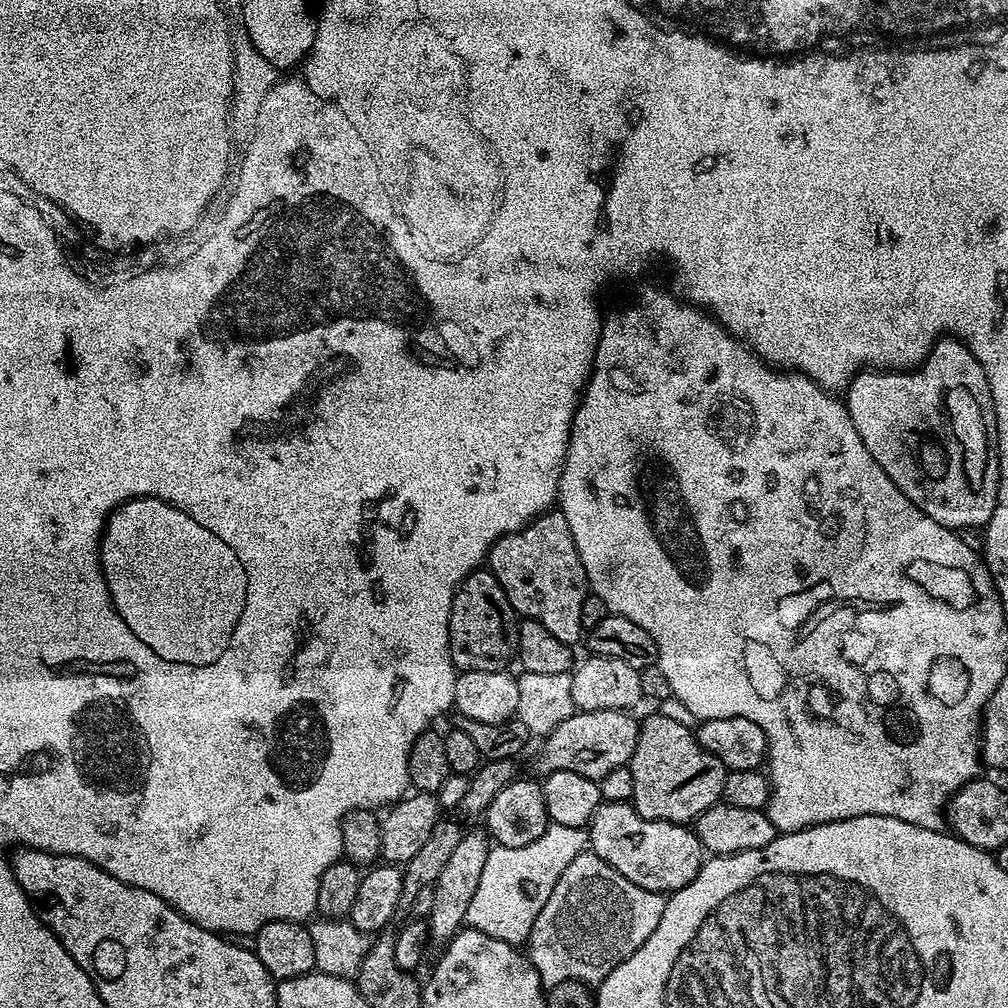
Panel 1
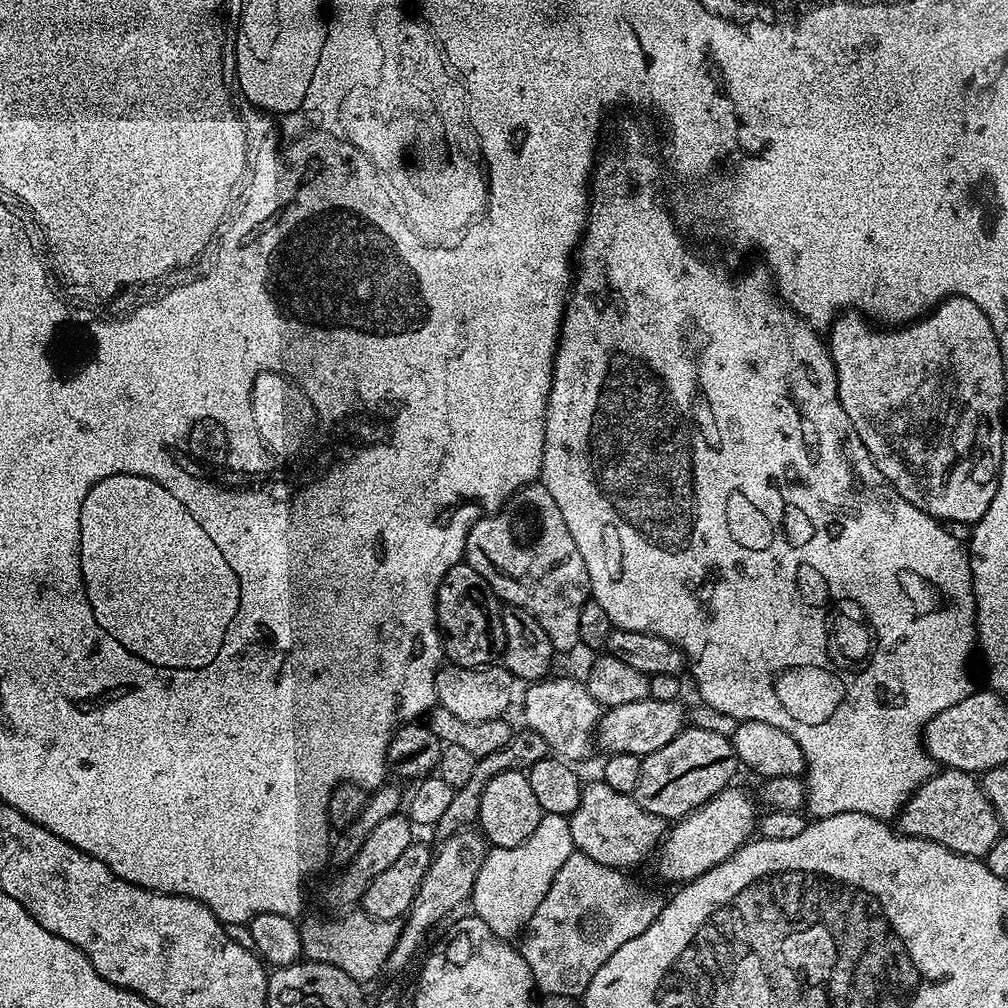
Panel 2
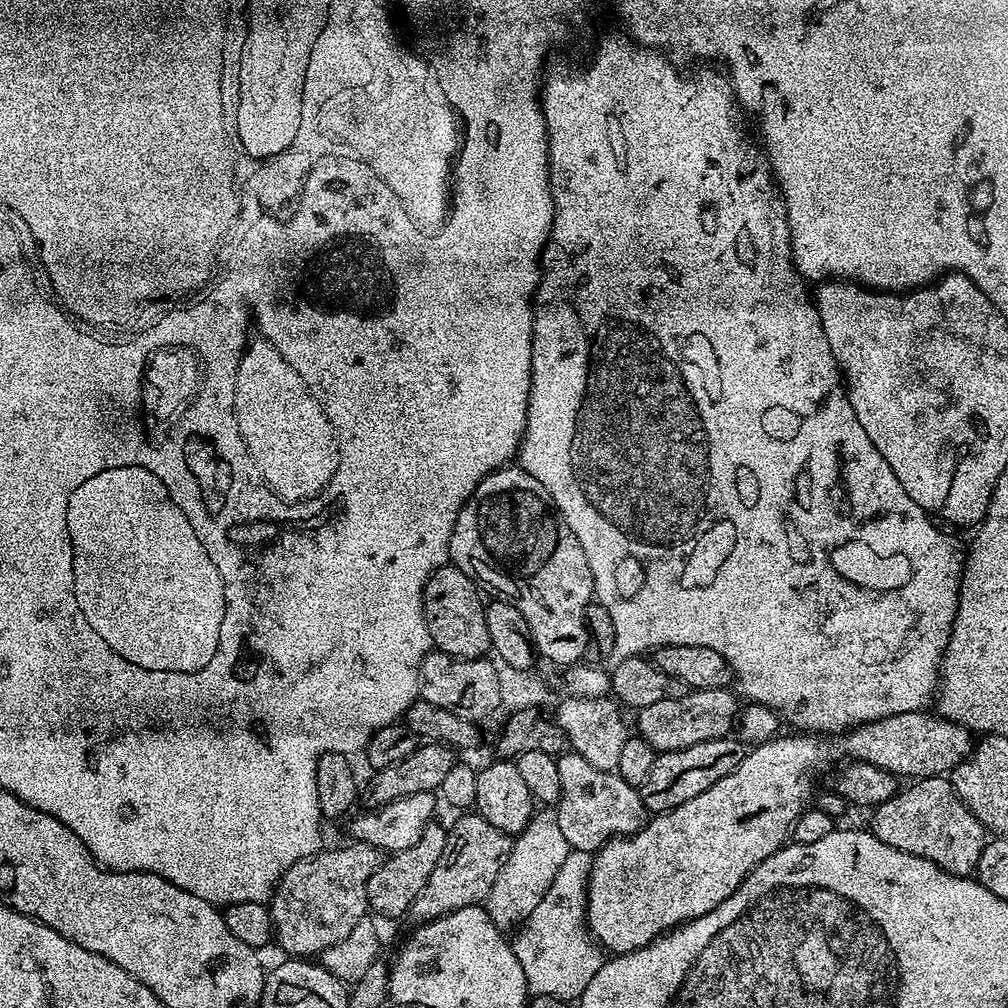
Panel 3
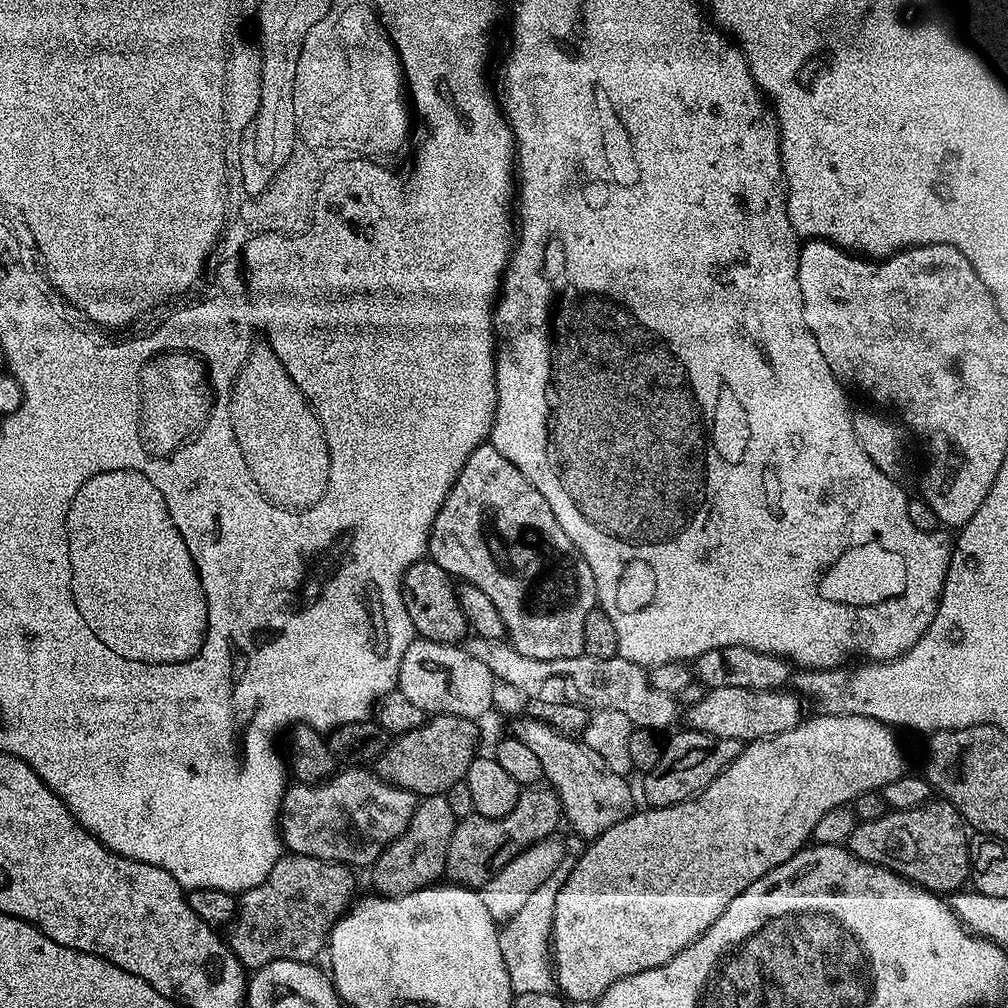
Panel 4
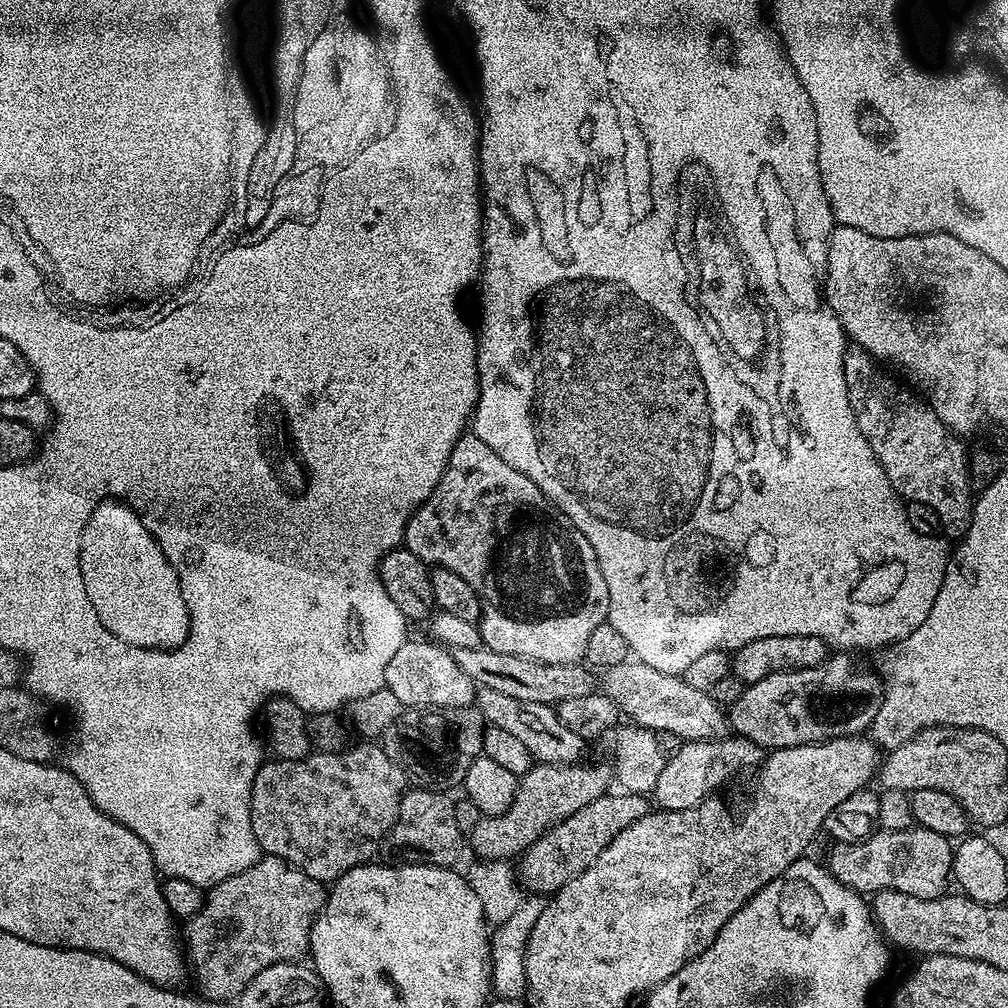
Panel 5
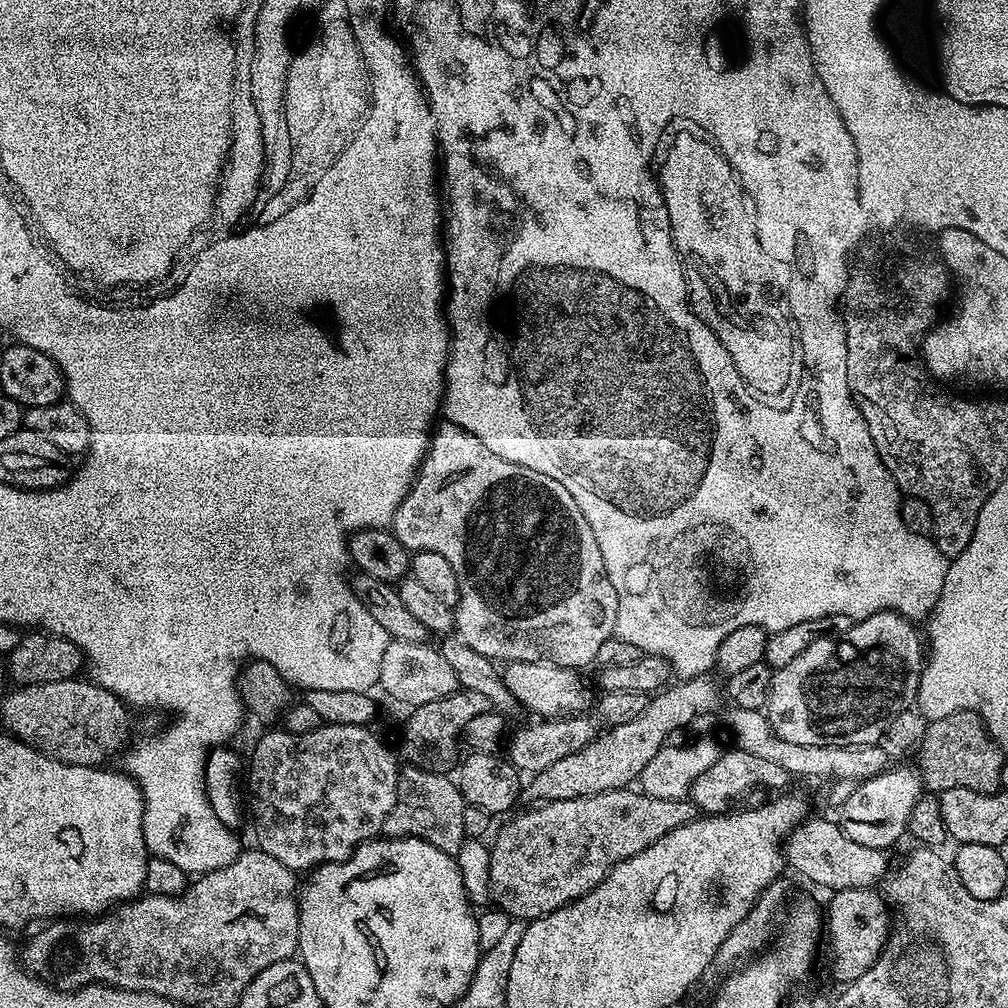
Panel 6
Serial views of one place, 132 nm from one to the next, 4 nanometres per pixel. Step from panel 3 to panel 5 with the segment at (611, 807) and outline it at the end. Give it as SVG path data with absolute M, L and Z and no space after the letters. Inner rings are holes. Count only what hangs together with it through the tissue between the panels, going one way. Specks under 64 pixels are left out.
M480 688L477 691L474 704L491 727L515 734L525 744L526 750L530 750L533 761L541 764L571 764L583 757L580 755L586 748L586 741L578 734L574 734L574 730L570 730L566 722L562 722L553 705L522 702L522 698L509 698L499 690L489 688Z

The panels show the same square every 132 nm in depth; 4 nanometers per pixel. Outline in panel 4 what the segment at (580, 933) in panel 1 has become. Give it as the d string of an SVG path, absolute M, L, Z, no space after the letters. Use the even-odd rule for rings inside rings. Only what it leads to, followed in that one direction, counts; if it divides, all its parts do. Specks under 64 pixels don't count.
M566 858L556 867L554 874L530 894L529 900L523 904L522 910L514 914L514 918L503 921L500 928L498 946L502 946L502 962L506 962L506 974L510 974L510 986L516 994L534 994L535 992L551 992L554 988L554 969L552 967L552 919L554 918L554 902L558 898L558 890L566 882L573 861Z

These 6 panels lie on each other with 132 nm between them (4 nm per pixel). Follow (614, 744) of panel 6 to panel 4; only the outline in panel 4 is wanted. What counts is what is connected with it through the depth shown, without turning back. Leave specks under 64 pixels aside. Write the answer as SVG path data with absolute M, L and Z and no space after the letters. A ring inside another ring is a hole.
M548 786L525 787L514 810L502 818L473 814L457 819L454 838L450 838L450 850L446 850L444 870L447 879L459 882L466 888L483 889L497 868L510 862L534 842L553 835L559 824L562 824L561 802L555 791Z

